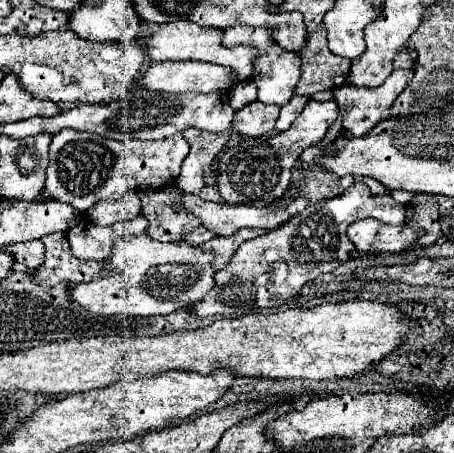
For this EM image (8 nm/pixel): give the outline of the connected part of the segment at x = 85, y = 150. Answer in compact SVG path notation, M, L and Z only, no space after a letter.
M65 128L53 136L49 148L49 168L45 190L59 202L67 202L73 208L85 212L99 200L119 200L127 190L161 188L175 182L181 170L181 162L189 154L187 140L177 134L161 142L141 140L107 140L97 134L77 132Z

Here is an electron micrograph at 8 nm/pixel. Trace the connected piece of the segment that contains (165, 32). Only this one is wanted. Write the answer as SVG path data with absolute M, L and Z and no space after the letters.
M177 20L171 24L161 24L159 30L149 38L147 54L153 62L165 62L165 60L201 60L201 62L213 62L221 66L231 66L235 68L239 80L251 78L253 72L253 58L255 50L251 46L235 46L235 48L225 48L223 42L223 32L217 28L205 28L199 24L193 24L189 20Z

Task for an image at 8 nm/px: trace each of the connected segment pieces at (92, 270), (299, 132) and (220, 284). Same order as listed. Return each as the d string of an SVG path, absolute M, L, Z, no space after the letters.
M57 232L43 238L45 244L45 260L41 268L29 270L33 280L41 280L45 286L57 286L61 282L67 282L69 286L97 280L107 274L103 268L103 262L87 262L79 260L71 254L67 244L67 234Z
M309 100L297 120L285 130L275 136L261 136L261 138L243 138L237 146L231 146L219 158L219 194L225 204L271 204L277 200L291 184L291 166L301 156L301 152L329 130L329 124L337 118L337 102L315 102Z
M353 184L341 196L307 206L281 228L243 242L229 266L215 274L215 286L209 290L209 294L201 302L193 304L191 310L201 318L229 318L241 316L243 310L271 308L277 306L277 302L287 302L289 298L297 296L307 282L315 280L319 274L333 272L341 262L373 256L357 252L353 242L347 238L347 226L359 218L375 218L385 224L403 224L405 206L387 194L373 196L365 184Z

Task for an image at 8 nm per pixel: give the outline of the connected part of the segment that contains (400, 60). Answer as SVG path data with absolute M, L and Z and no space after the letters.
M405 46L405 48L401 48L401 52L397 54L397 60L393 62L393 66L395 68L407 68L409 72L413 72L415 70L415 58L411 58L409 56L409 46Z

